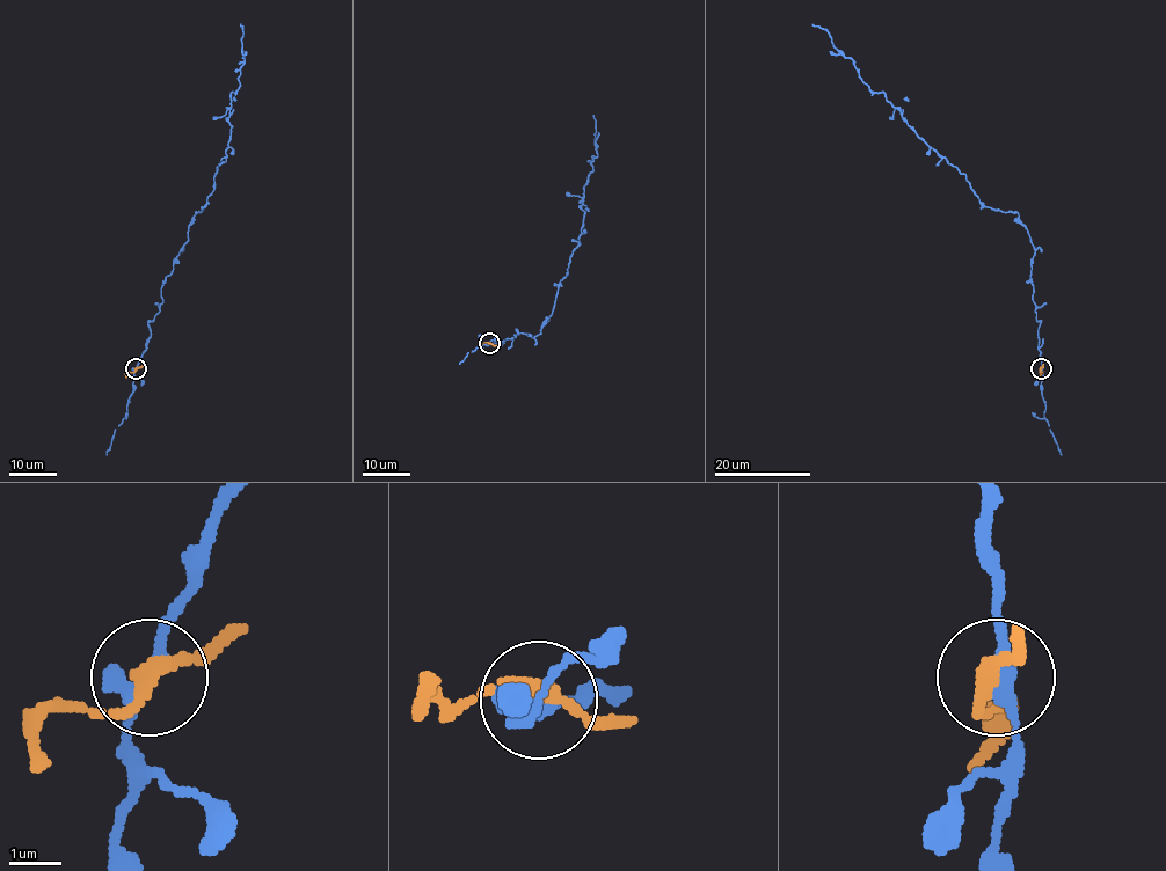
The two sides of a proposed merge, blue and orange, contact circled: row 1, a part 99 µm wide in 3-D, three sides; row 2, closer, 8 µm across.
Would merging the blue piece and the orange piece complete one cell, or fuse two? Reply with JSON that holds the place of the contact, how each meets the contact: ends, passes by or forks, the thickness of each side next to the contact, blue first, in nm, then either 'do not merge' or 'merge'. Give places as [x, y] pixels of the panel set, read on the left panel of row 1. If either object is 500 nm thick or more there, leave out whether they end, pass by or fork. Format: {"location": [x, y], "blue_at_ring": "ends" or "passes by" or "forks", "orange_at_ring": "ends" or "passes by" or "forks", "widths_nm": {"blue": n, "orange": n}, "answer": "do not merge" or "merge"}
{"location": [136, 368], "blue_at_ring": "passes by", "orange_at_ring": "passes by", "widths_nm": {"blue": 320, "orange": 280}, "answer": "do not merge"}

